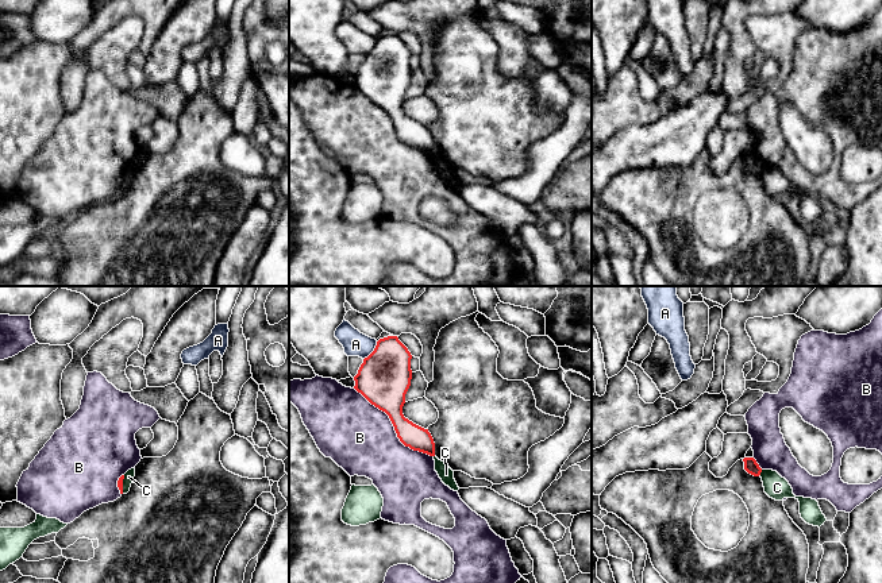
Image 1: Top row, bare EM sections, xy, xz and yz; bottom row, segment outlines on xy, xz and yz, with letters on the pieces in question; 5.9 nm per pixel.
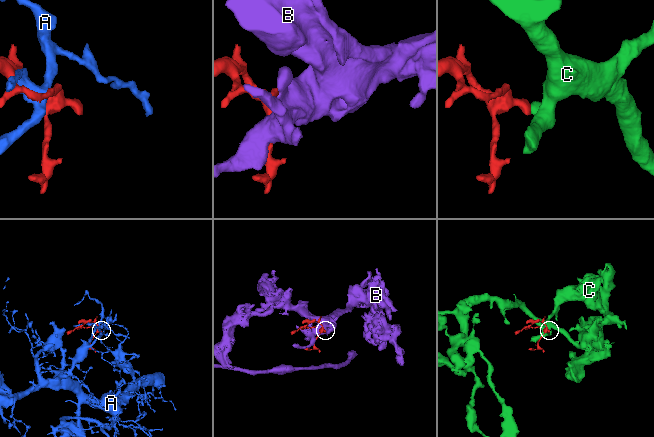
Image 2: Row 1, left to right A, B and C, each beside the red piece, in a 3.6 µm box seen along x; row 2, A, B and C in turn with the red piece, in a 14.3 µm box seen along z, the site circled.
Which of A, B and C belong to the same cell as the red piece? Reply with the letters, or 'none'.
none

